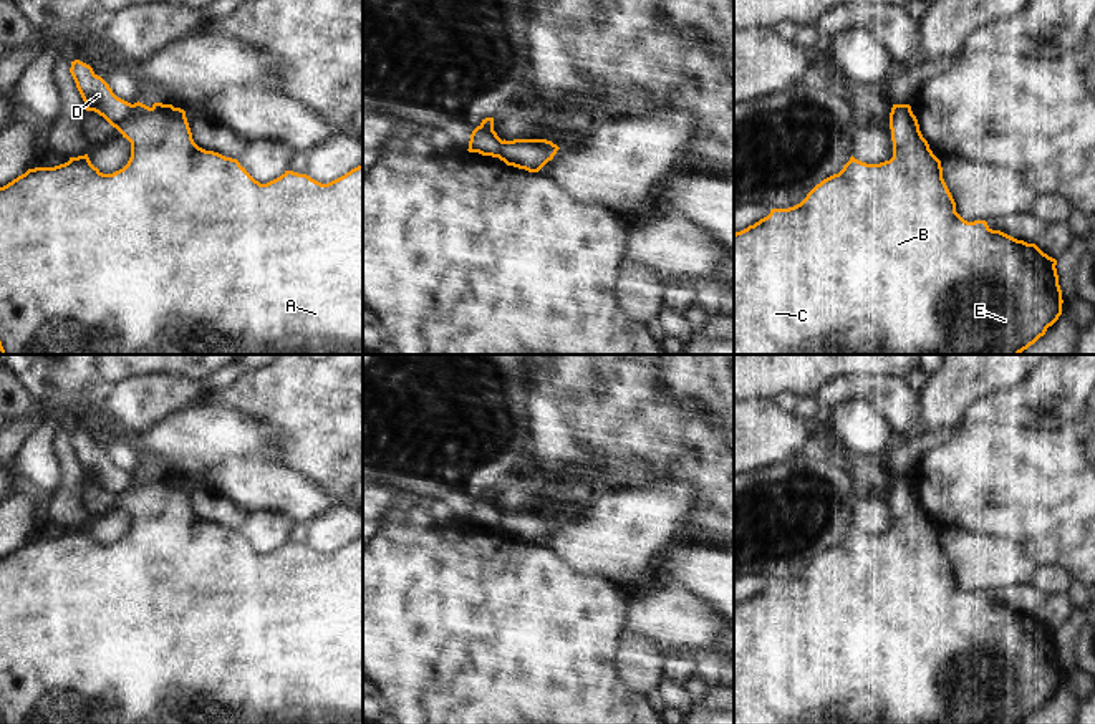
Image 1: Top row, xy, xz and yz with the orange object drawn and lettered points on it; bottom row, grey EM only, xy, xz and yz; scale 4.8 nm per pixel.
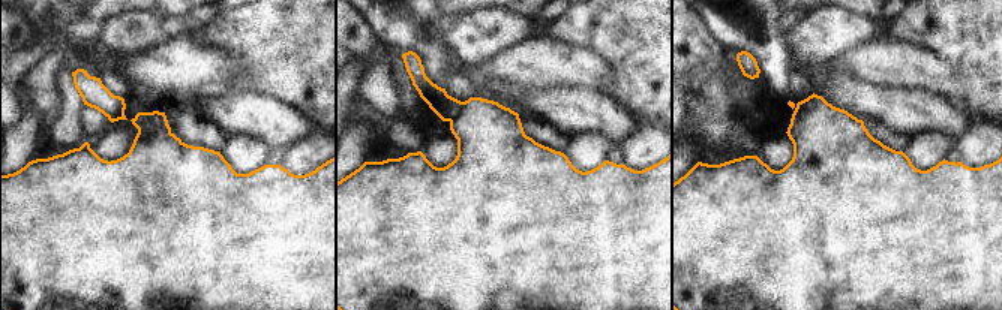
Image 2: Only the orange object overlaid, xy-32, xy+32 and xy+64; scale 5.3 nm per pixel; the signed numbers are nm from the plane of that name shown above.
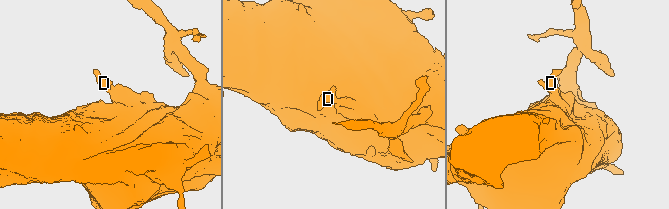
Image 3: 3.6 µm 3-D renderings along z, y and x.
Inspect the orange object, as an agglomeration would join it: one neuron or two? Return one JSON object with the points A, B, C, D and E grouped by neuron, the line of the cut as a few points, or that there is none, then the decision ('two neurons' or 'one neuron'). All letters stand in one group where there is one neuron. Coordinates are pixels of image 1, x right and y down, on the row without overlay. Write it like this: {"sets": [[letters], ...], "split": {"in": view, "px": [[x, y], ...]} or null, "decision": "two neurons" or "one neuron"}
{"sets": [["A", "B", "C", "E"], ["D"]], "split": {"in": "xy", "px": [[133, 476], [118, 501]]}, "decision": "two neurons"}

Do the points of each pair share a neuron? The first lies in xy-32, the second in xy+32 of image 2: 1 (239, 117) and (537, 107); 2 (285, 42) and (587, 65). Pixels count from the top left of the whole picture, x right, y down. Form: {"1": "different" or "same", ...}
{"1": "same", "2": "different"}

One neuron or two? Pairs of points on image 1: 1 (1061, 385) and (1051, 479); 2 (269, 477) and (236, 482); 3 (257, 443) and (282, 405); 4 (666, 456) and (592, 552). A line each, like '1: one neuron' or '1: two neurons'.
1: one neuron
2: one neuron
3: two neurons
4: two neurons

